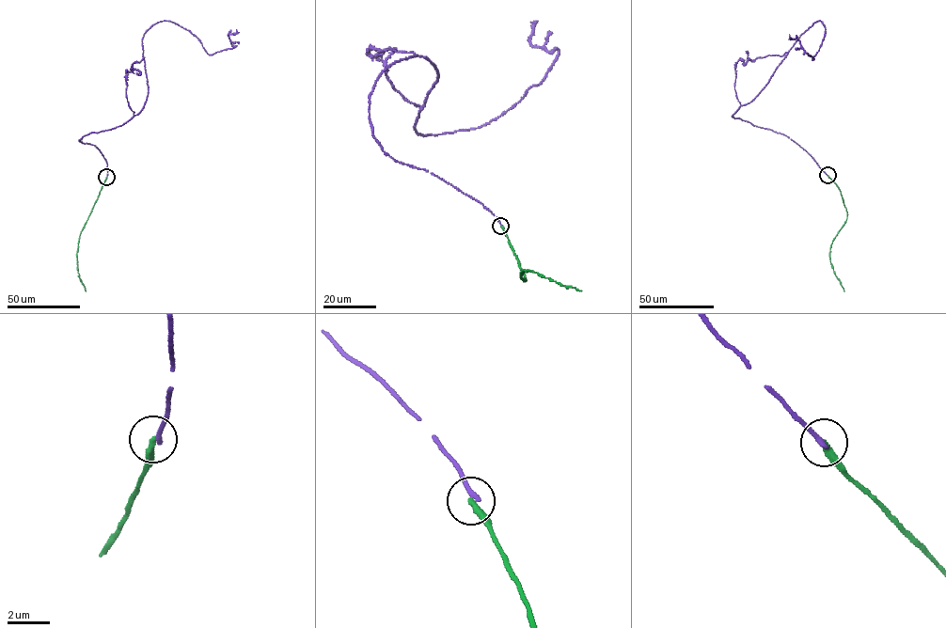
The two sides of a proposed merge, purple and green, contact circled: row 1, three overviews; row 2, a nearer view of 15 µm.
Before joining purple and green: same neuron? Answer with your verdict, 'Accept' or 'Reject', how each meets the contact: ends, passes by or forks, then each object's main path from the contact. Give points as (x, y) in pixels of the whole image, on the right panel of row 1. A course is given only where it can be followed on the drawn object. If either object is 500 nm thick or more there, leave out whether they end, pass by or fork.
Reject. At the ring purple ends. At the ring green ends. Course of purple: (827, 175), (787, 136), (733, 117), (765, 86), (799, 36), (819, 21), (826, 28), (813, 60), (789, 34). Course of green: (827, 175), (840, 190), (847, 215), (829, 250), (830, 261), (844, 291)

